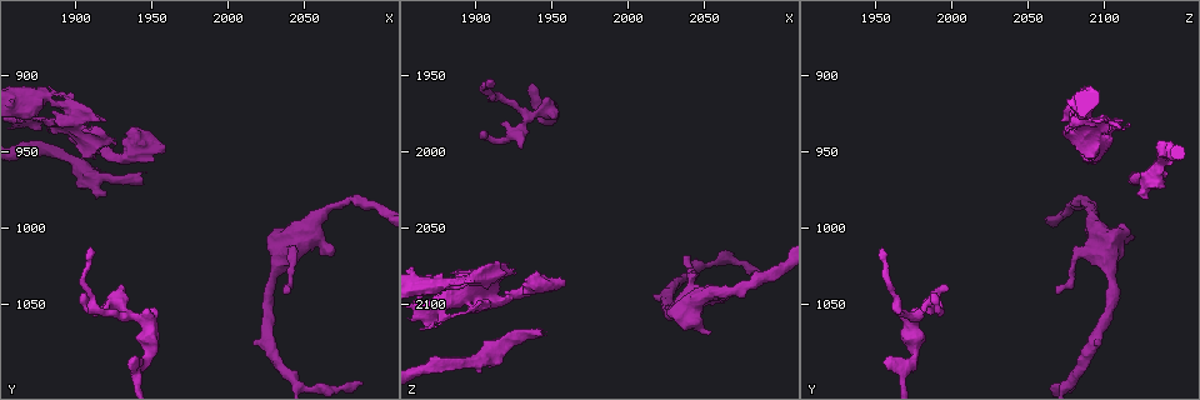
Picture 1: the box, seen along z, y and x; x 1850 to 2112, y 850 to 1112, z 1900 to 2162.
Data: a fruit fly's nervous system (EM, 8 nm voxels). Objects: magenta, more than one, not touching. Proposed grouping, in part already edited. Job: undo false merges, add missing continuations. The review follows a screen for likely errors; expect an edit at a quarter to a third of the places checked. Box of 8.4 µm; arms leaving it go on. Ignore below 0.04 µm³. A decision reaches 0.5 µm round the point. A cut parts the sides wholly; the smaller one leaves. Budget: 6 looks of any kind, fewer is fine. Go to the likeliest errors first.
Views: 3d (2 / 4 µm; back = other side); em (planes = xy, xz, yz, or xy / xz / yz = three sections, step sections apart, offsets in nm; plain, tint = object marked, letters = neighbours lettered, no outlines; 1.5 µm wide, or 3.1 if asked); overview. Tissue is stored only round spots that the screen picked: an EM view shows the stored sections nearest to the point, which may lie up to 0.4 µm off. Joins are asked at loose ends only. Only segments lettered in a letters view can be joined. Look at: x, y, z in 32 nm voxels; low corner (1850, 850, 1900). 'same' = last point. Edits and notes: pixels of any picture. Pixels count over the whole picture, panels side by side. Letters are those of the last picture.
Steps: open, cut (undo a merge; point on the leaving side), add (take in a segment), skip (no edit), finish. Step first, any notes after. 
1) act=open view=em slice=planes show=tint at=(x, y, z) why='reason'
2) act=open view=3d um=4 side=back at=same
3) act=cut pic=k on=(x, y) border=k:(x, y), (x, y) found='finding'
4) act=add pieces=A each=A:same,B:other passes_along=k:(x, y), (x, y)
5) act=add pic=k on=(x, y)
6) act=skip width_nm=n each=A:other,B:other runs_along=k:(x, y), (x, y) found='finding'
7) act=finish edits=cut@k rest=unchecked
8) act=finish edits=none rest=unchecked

act=open view=3d um=2 at=(1870, 912, 2090) why='calibre changes'

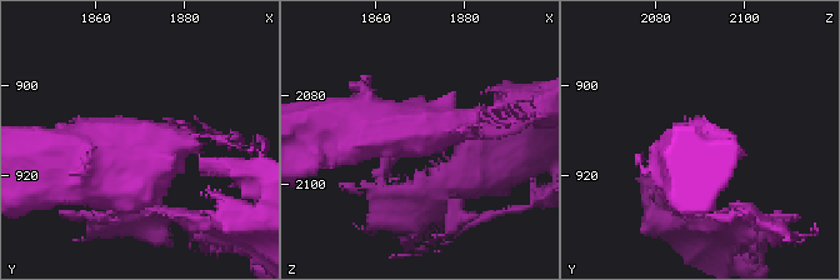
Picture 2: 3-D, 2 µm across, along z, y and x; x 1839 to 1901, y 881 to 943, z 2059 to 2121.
act=open view=em slice=planes show=letters at=(1872, 914, 2089)

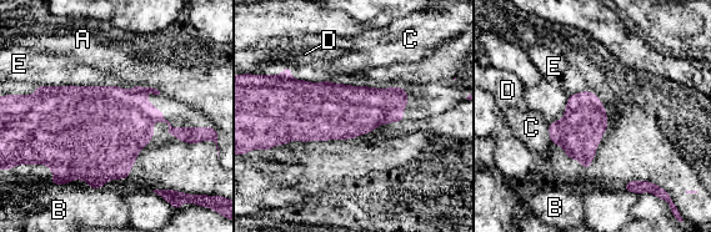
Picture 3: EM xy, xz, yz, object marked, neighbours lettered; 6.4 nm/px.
act=skip each=A:other,B:other,C:other,D:other,E:other border=3:(38, 84), (119, 85), (126, 89) found='one neuron here'

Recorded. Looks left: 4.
act=open view=em slice=planes show=letters at=(1910, 1012, 1954) why='thin end'

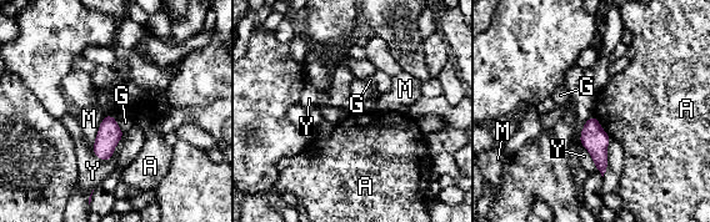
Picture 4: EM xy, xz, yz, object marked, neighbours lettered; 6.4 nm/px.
act=skip longest_contact=M:240nm each=A:other,G:other,M:other,Y:other found='no lettered segment goes on from it'

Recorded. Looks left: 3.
act=open view=em slice=planes show=letters at=(1936, 1088, 1958) why='an open end'

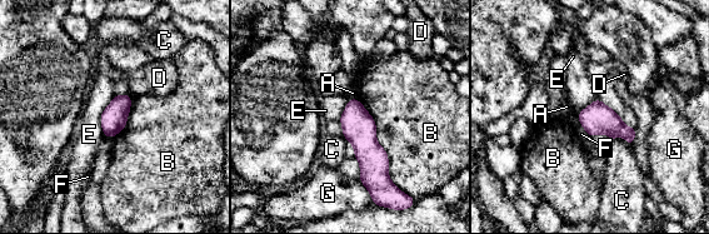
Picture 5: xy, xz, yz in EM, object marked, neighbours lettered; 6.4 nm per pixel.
act=skip each=A:other,B:other,C:other,D:other,E:other,F:other,G:other border=5:(115, 95), (100, 116), (103, 135) found='none of them fits'

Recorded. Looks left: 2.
act=finish edits=none rest=unchecked

